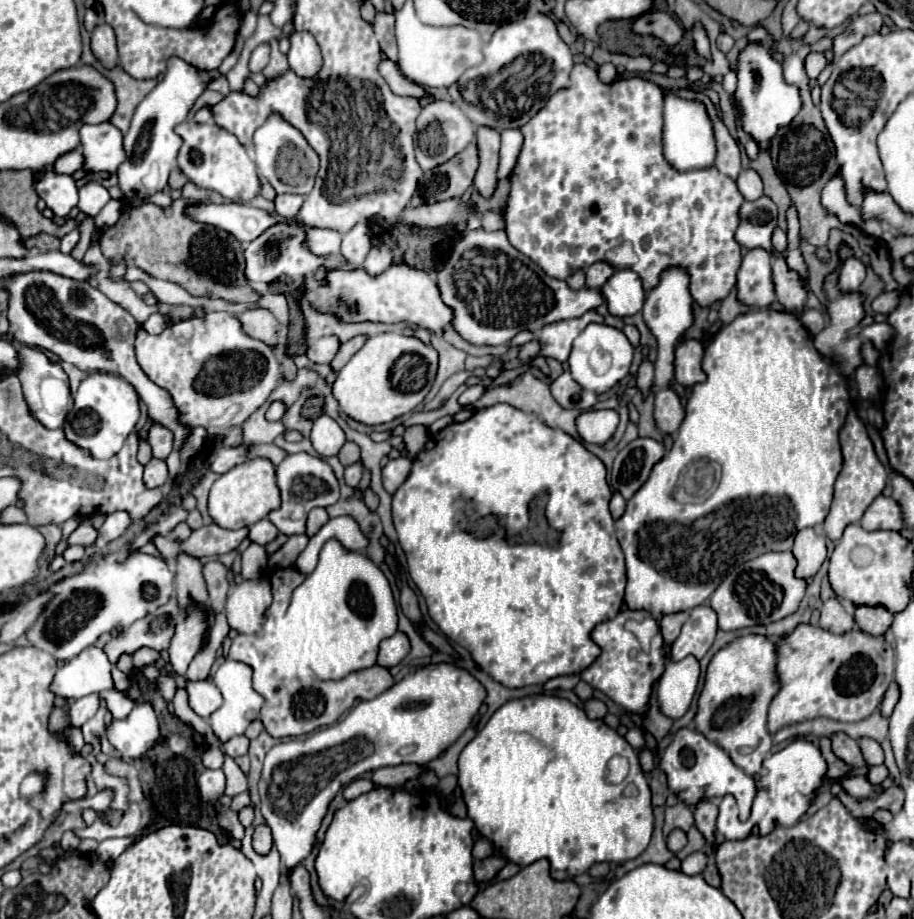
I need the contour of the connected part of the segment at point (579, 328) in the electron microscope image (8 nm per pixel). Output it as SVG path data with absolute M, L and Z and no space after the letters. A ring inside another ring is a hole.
M587 311L583 317L545 325L539 333L541 355L553 357L553 359L565 363L567 357L571 355L571 345L573 345L575 337L579 337L579 333L583 333L583 329L589 323L603 323L603 317L597 311Z

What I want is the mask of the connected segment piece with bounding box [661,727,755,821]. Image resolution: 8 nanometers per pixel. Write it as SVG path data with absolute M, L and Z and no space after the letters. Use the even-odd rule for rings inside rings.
M683 727L675 733L661 759L663 771L669 779L669 789L677 793L683 801L693 805L701 797L723 797L731 793L735 795L737 805L741 807L741 821L747 821L751 801L755 797L755 779L751 779L737 765L733 765L729 755L723 749L719 749L719 745L707 741L707 737L703 737L699 731Z

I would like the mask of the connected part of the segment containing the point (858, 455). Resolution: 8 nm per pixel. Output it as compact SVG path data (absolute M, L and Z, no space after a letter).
M851 409L849 415L847 415L847 423L845 427L841 429L839 433L839 439L841 439L841 447L843 447L843 469L837 477L837 483L835 483L835 495L833 495L833 505L831 505L831 511L823 523L823 531L825 535L831 539L831 541L837 541L841 535L843 535L843 529L845 525L849 523L857 523L865 509L873 503L873 499L877 495L881 495L885 483L887 483L887 469L885 465L879 461L879 457L875 455L875 449L873 449L873 443L867 435L867 429L863 425L863 421L857 417L857 411Z

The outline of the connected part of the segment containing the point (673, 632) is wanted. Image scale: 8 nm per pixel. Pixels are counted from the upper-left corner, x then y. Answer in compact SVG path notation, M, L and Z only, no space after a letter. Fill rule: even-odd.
M673 613L673 615L663 615L659 621L661 627L661 635L663 635L663 653L667 653L669 645L679 637L683 623L687 621L689 613Z

